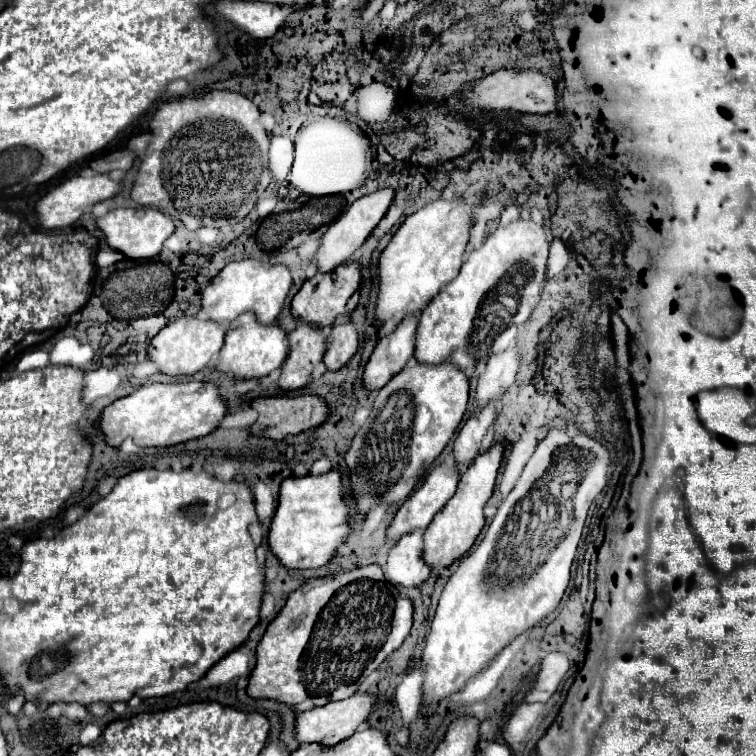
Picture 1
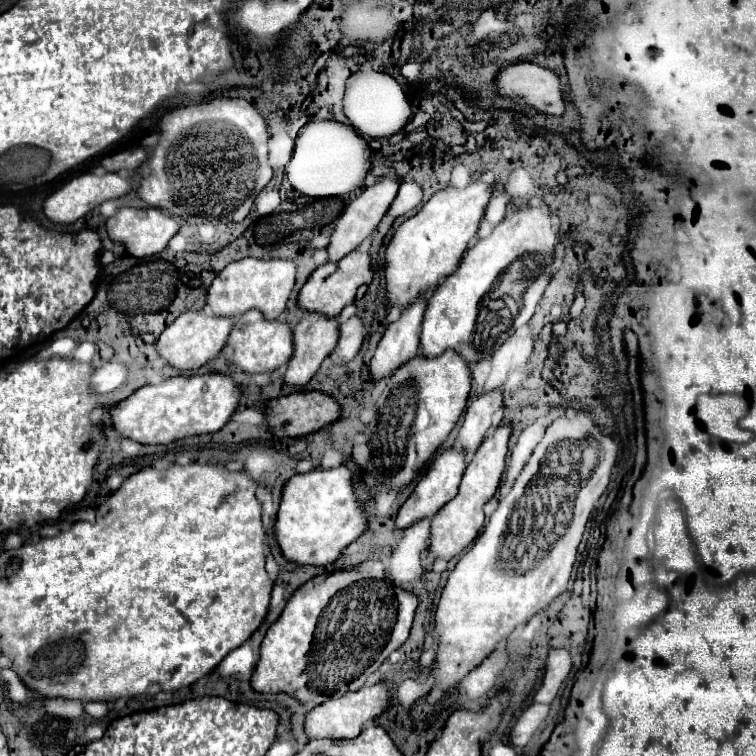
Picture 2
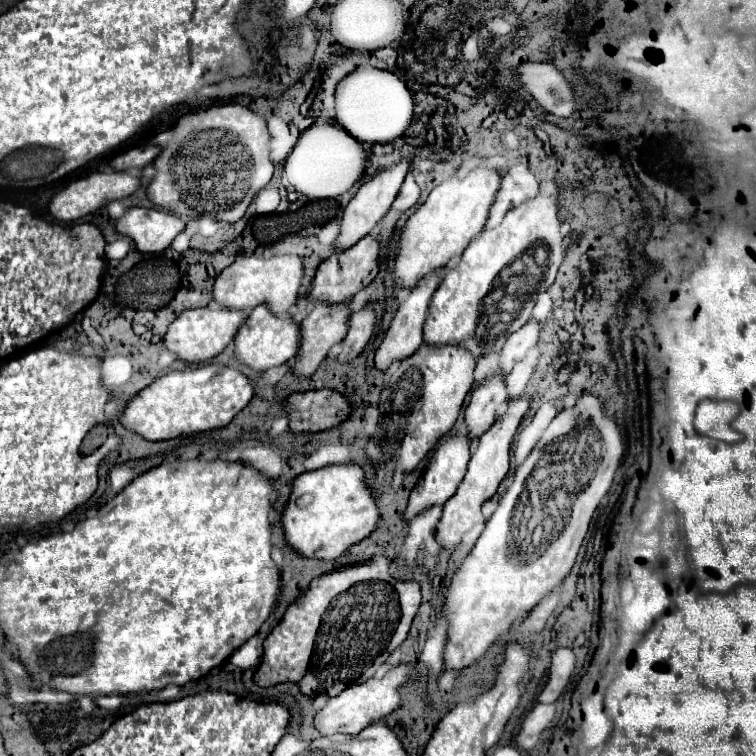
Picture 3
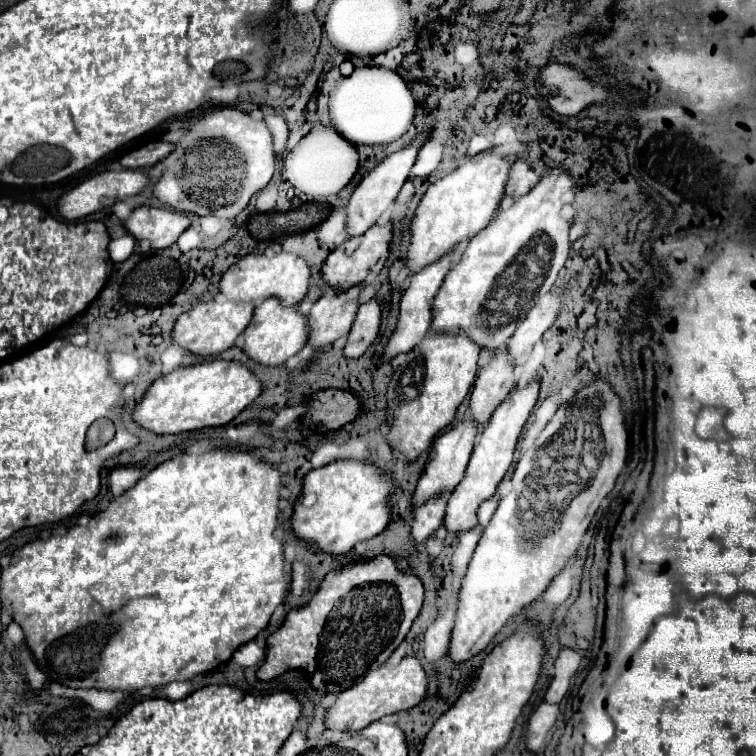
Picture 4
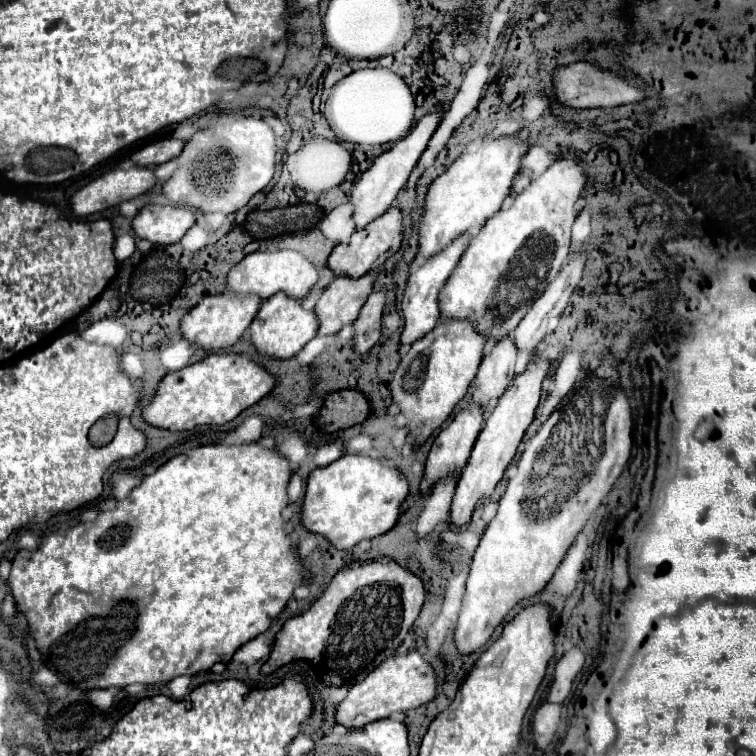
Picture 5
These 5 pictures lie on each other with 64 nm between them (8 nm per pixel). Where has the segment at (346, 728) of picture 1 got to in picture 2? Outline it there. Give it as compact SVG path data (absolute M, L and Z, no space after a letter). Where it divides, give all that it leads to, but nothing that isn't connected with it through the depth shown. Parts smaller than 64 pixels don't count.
M384 682L374 684L374 686L362 686L356 692L350 692L342 698L332 698L326 700L324 704L316 706L314 710L310 710L304 718L304 732L310 740L314 738L330 738L330 740L348 740L348 738L356 738L362 730L362 726L370 720L374 720L376 716L380 716L386 710L388 698L386 698L388 686Z

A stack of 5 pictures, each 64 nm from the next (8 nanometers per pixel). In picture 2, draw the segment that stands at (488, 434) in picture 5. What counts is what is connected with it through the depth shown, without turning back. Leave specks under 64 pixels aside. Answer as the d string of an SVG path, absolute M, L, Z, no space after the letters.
M510 424L498 426L494 436L490 440L486 440L476 454L472 456L472 460L468 460L466 472L462 476L462 484L458 494L434 516L432 520L432 528L430 528L430 554L434 558L442 558L442 560L452 560L454 556L458 556L460 552L464 552L464 548L468 544L474 542L474 538L478 536L480 528L484 526L484 512L482 506L494 496L500 476L504 472L504 464L506 464L506 452L508 452L508 438L510 438Z

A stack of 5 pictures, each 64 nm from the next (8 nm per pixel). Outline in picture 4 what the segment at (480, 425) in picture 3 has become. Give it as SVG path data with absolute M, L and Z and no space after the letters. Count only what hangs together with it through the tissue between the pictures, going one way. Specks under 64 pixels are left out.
M504 350L494 356L480 376L474 382L474 390L470 394L470 414L478 424L488 424L492 412L508 398L514 386L514 364Z

